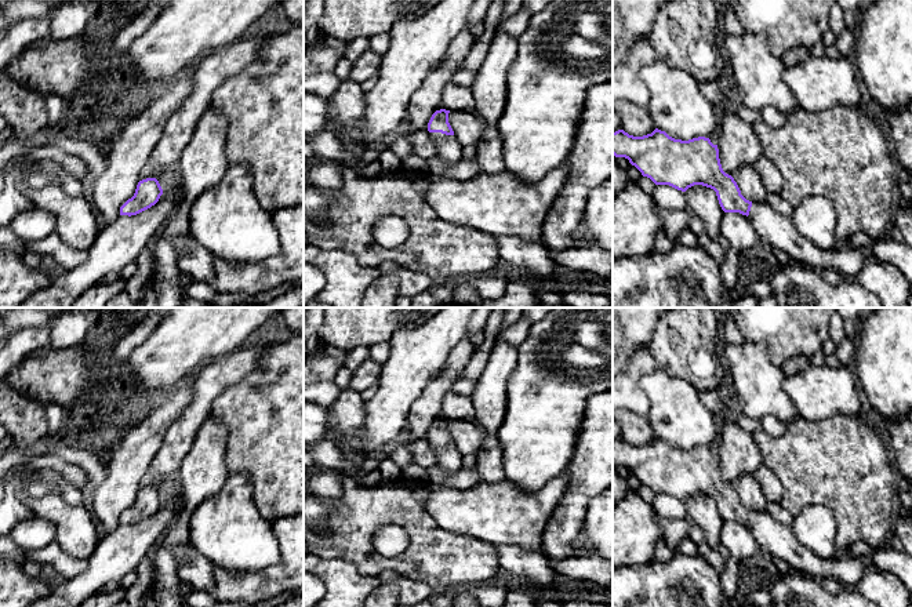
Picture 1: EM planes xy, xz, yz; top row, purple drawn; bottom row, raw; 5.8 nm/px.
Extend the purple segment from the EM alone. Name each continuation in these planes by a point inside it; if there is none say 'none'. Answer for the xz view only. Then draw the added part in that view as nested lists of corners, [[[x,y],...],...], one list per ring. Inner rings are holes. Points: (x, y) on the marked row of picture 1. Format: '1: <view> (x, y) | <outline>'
1: xz (449, 149) | [[[430,132],[430,135],[436,143],[436,156],[447,166],[462,159],[462,145],[455,135],[446,135],[442,132]]]

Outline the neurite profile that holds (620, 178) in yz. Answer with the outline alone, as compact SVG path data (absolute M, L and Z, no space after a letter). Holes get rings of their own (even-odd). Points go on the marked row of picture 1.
M613 155L613 199L622 189L628 188L632 183L626 170L621 168L617 163L617 157Z

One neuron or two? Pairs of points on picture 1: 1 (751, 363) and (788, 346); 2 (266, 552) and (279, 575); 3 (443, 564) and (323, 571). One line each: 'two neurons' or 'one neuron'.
1: two neurons
2: two neurons
3: two neurons

